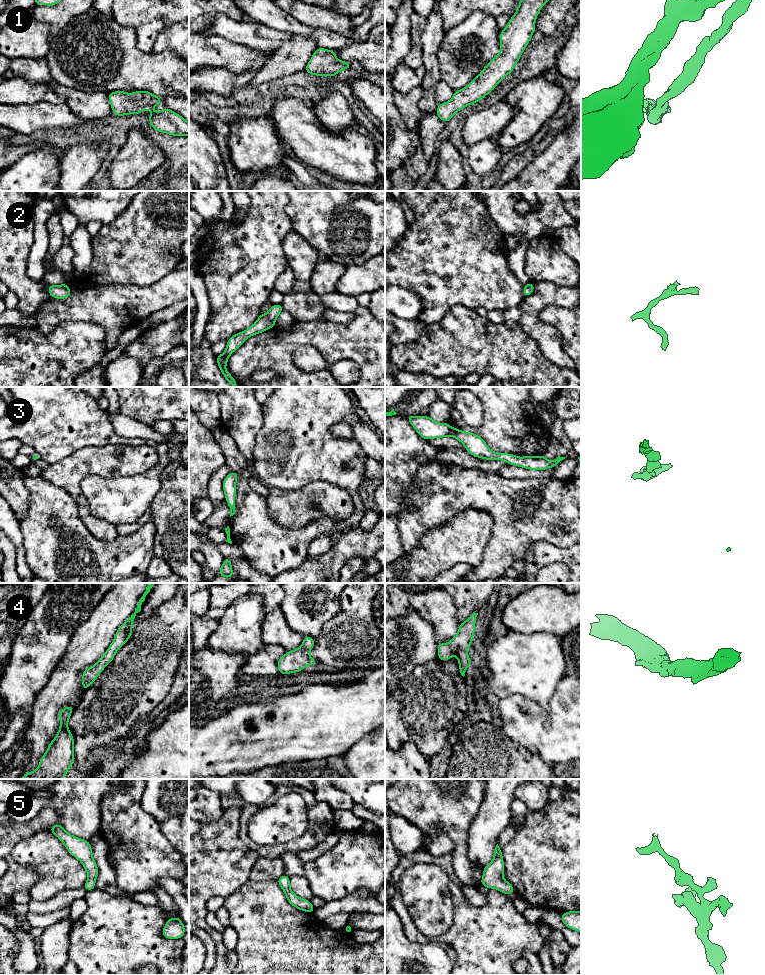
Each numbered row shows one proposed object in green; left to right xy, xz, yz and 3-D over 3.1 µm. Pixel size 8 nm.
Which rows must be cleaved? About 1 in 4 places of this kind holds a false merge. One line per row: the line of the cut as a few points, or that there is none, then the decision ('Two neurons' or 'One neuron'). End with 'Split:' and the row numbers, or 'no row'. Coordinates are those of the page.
1: No split. One neuron
2: No split. One neuron
3: No split. One neuron
4: No split. One neuron
5: No split. One neuron
Split: no row

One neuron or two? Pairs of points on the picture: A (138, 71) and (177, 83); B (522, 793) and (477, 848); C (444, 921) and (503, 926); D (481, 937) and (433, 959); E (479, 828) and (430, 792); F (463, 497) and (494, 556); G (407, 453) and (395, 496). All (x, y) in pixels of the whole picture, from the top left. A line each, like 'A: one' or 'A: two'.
A: one
B: two
C: two
D: two
E: two
F: one
G: one

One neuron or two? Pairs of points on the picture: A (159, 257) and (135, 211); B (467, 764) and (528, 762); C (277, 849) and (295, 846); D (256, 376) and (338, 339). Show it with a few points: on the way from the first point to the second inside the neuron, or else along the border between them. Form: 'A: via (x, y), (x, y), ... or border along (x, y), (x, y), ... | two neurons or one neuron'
A: via (148, 246), (146, 222) | one neuron
B: via (482, 764), (513, 764) | one neuron
C: via (281, 848), (291, 846) | one neuron
D: border along (278, 374), (272, 369), (255, 369), (249, 375) | two neurons

